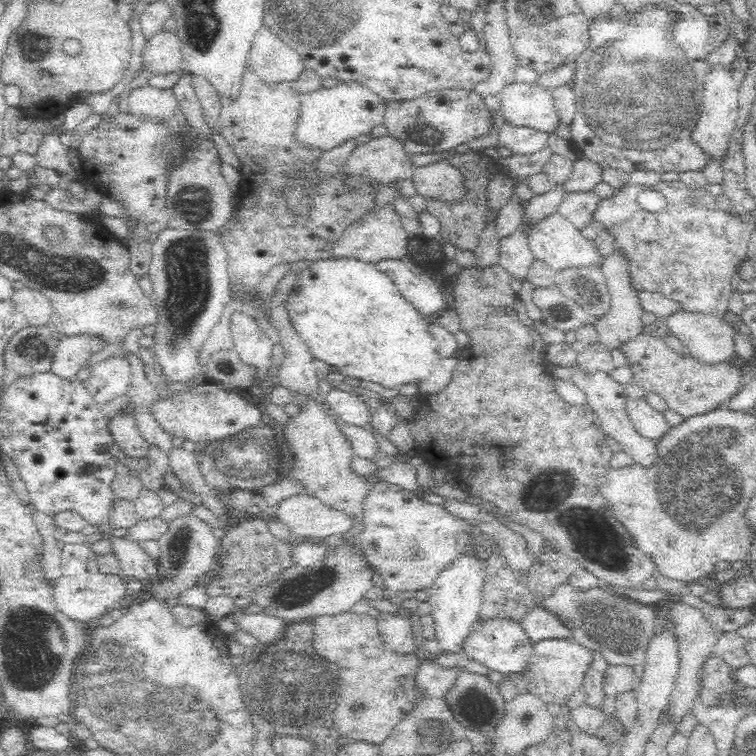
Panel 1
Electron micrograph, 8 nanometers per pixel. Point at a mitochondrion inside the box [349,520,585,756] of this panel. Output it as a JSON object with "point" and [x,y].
{"point":[478,706]}

